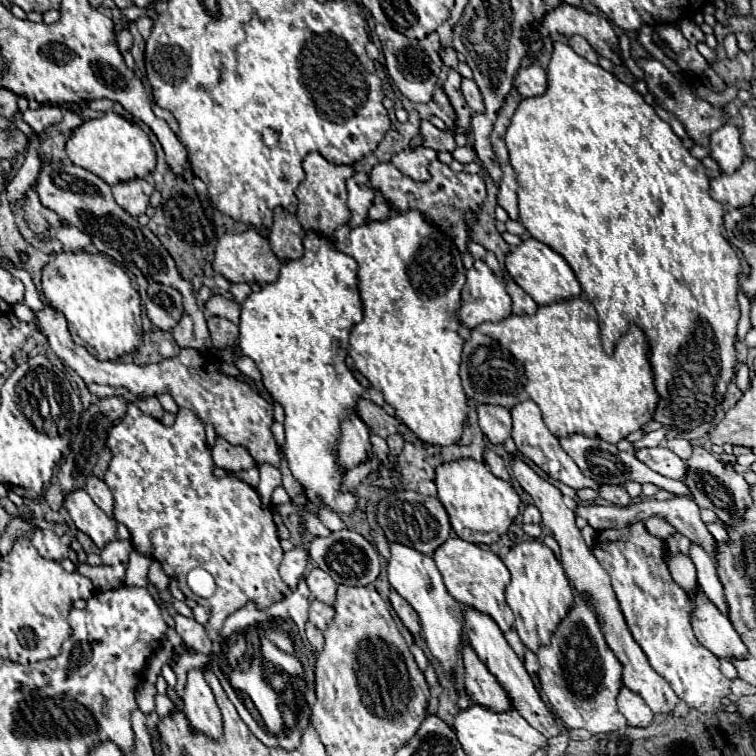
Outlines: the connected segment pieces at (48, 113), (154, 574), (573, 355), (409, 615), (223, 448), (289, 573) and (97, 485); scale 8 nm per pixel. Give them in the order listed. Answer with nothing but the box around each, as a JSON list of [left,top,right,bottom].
[[23,105,63,135],[149,561,169,591],[461,297,659,443],[389,591,421,637],[213,437,257,471],[279,547,307,588],[85,475,113,517]]

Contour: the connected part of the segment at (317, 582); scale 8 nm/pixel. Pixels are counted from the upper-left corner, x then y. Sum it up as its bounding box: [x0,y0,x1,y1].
[307,569,337,605]

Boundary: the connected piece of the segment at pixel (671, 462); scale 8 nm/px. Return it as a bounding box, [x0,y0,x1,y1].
[635,447,685,479]

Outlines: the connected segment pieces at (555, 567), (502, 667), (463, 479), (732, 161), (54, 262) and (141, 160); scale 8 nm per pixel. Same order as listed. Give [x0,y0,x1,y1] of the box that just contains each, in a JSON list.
[[503,539,575,651],[463,607,559,739],[435,459,521,545],[709,123,745,173],[41,253,141,361],[65,111,157,185]]

